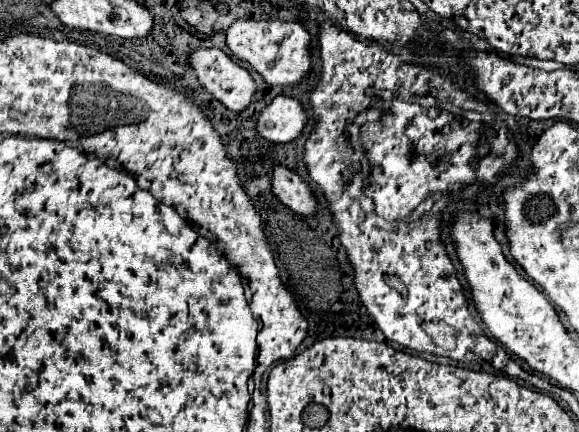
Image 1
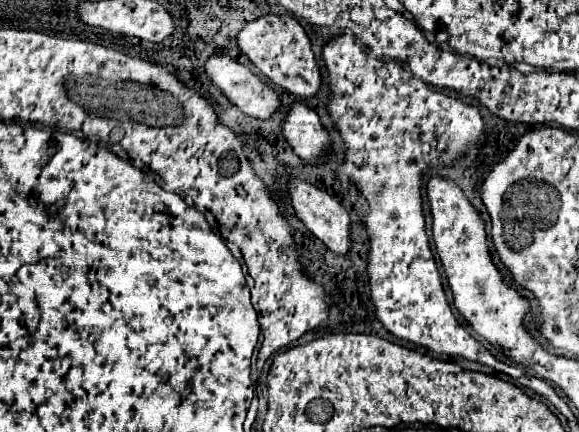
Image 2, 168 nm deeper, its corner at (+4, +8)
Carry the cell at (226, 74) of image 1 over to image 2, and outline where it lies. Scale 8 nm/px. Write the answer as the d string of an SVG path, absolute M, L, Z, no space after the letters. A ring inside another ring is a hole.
M216 52L208 58L206 66L204 66L208 78L222 90L222 94L232 102L236 104L244 114L248 116L254 116L254 118L268 118L276 108L278 108L278 94L268 88L254 72L250 72L242 62L230 58L228 54L222 54L222 52Z

